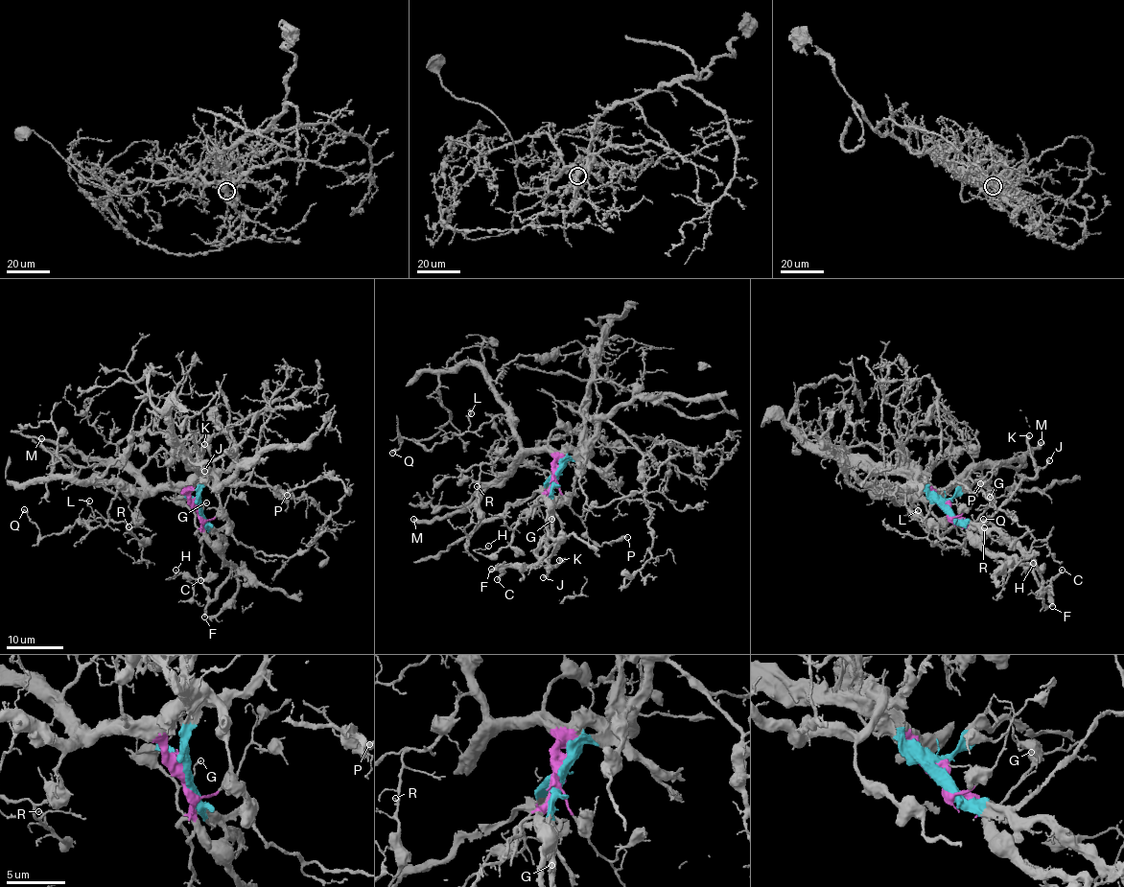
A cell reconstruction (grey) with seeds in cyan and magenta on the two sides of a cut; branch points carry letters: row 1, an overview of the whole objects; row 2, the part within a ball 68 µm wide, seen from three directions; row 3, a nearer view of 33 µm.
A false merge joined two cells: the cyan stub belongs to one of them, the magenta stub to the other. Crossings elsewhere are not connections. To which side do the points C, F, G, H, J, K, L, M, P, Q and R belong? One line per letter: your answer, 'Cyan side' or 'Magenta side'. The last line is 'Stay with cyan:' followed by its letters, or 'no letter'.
C: Cyan side
F: Cyan side
G: Magenta side
H: Magenta side
J: Cyan side
K: Cyan side
L: Magenta side
M: Magenta side
P: Magenta side
Q: Magenta side
R: Magenta side
Stay with cyan: C, F, J, K

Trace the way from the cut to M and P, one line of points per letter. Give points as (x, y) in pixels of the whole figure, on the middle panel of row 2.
M: (557, 474), (548, 452), (522, 453), (508, 473), (487, 482), (460, 509), (433, 520), (414, 518)
P: (557, 474), (559, 492), (581, 519), (589, 537), (599, 547), (628, 536)

